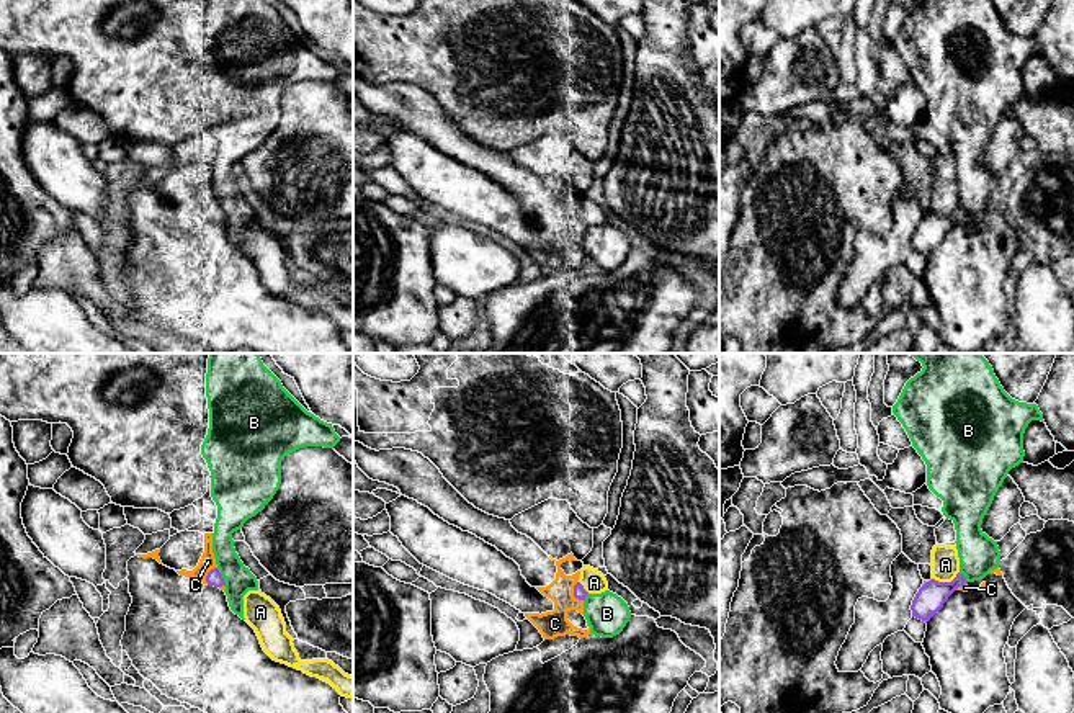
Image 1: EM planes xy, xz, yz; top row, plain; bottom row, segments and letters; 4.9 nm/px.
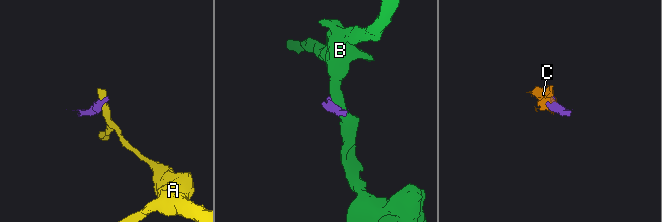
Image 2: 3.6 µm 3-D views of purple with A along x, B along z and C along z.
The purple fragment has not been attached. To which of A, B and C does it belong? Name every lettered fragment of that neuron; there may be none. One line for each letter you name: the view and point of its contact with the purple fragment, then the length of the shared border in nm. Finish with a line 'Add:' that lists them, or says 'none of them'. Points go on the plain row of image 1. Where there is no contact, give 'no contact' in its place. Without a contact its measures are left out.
C: xz (574, 226) | 110 nm
Add: C

